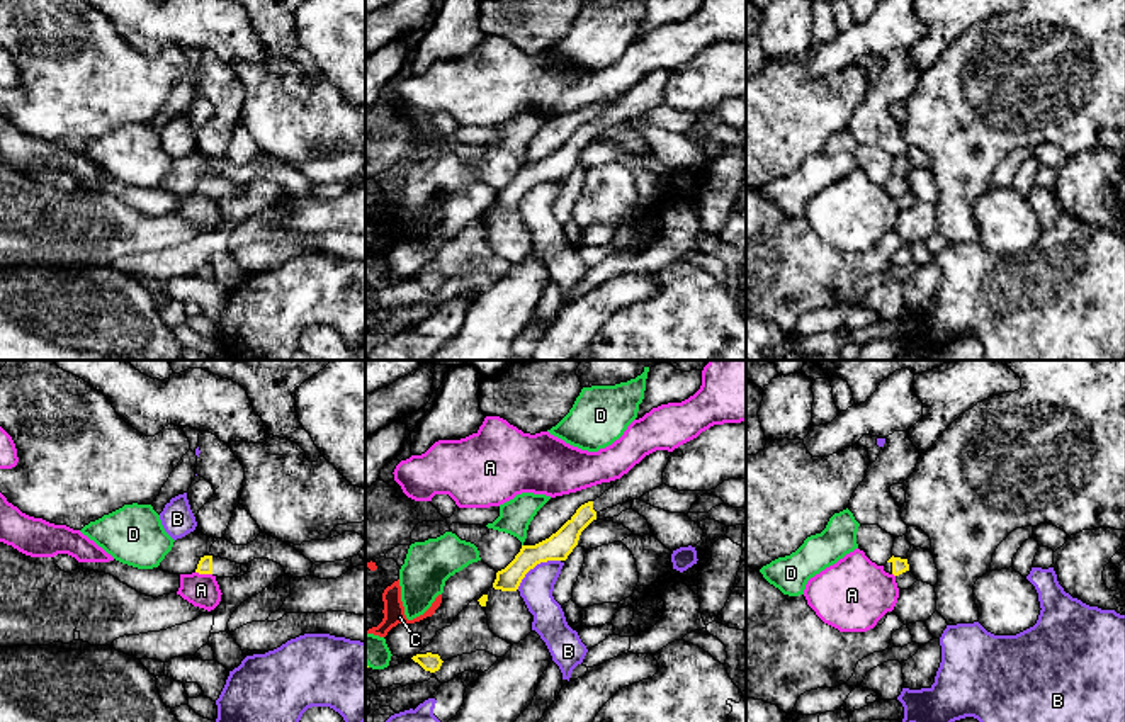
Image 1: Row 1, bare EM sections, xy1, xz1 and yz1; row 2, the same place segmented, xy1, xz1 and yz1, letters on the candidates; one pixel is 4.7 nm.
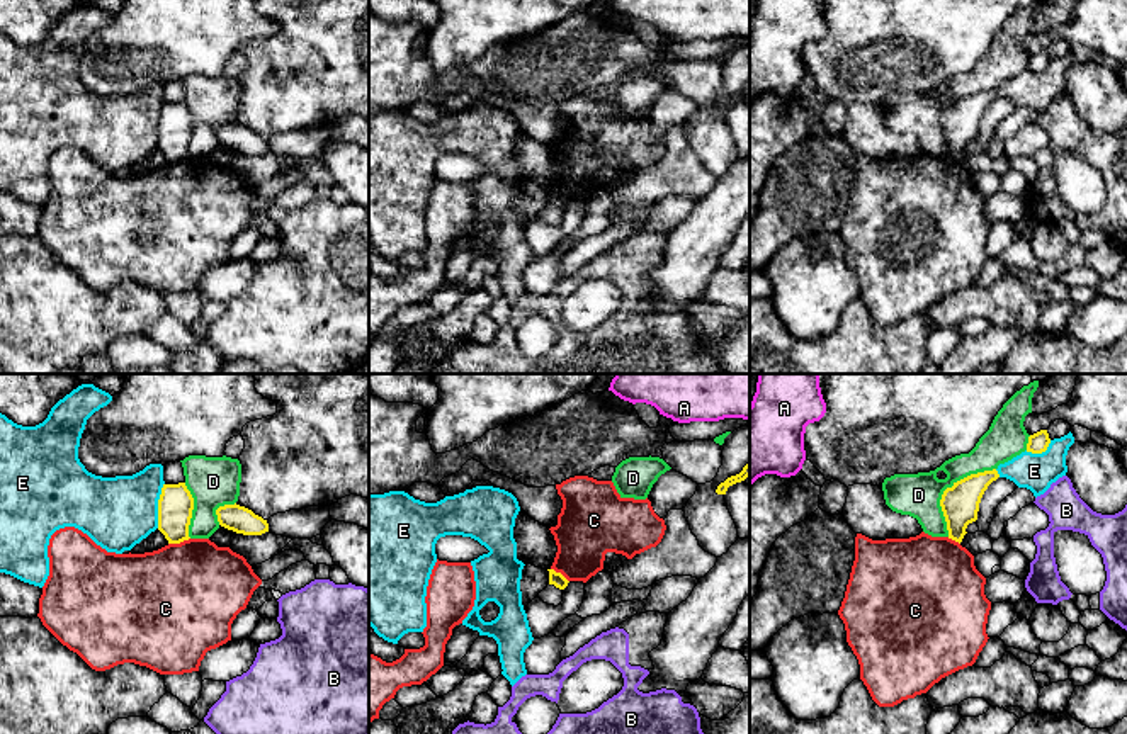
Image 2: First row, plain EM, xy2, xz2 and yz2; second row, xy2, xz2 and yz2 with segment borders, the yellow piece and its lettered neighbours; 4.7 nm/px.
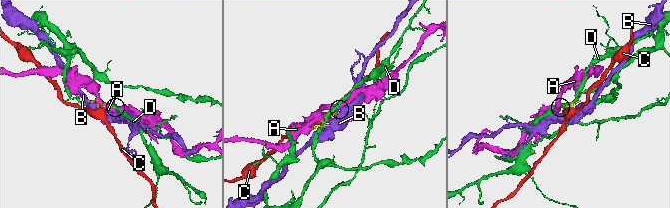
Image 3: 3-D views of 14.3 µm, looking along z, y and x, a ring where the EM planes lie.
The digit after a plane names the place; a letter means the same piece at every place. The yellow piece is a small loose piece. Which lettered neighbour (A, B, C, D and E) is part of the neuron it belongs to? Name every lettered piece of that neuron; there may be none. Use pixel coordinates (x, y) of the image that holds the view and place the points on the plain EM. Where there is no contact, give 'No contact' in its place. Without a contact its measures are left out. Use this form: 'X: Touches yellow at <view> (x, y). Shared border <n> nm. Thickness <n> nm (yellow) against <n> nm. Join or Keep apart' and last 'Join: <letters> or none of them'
A: Touches yellow at xy1 (204, 192). Shared border 80 nm. Thickness 70 nm (yellow) against 160 nm. Keep apart
B: Touches yellow at xz1 (536, 184). Shared border 240 nm. Thickness 120 nm (yellow) against 160 nm. Keep apart
C: Touches yellow at xy2 (179, 162). Shared border 110 nm. Thickness 170 nm (yellow) against 500 nm. Keep apart
D: Touches yellow at yz2 (947, 107). Shared border 400 nm. Thickness 180 nm (yellow) against 200 nm. Keep apart
E: Touches yellow at xy2 (158, 124). Shared border 220 nm. Thickness 170 nm (yellow) against 340 nm. Keep apart
Join: none of them

